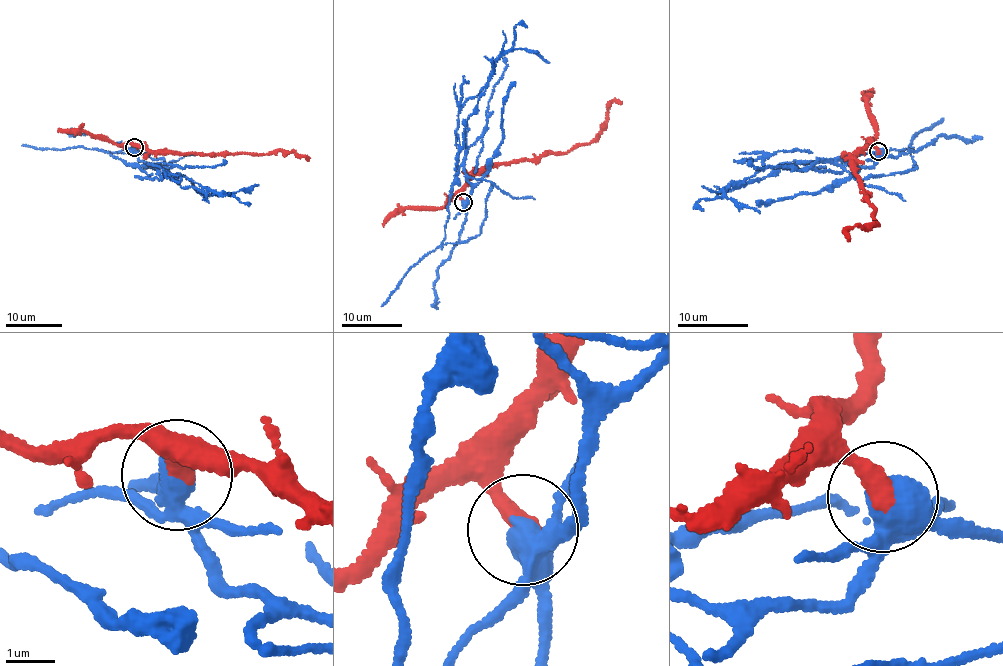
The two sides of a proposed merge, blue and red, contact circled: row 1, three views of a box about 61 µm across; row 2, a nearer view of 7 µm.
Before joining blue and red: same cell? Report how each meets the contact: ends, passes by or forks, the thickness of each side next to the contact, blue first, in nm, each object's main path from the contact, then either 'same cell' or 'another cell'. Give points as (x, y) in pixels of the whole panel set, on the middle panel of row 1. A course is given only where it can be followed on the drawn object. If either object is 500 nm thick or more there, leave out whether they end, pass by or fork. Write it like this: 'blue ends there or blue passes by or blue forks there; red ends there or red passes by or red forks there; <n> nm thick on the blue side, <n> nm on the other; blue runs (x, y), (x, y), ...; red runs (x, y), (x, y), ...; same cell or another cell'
blue forks there; red ends there; 400 nm thick on the blue side, 400 nm on the other; blue runs (464, 201), (471, 200), (471, 184), (465, 177), (467, 119), (490, 75), (458, 114), (456, 148); red runs (464, 201), (461, 190), (478, 173), (593, 142), (607, 107), (614, 101), (622, 103); another cell

